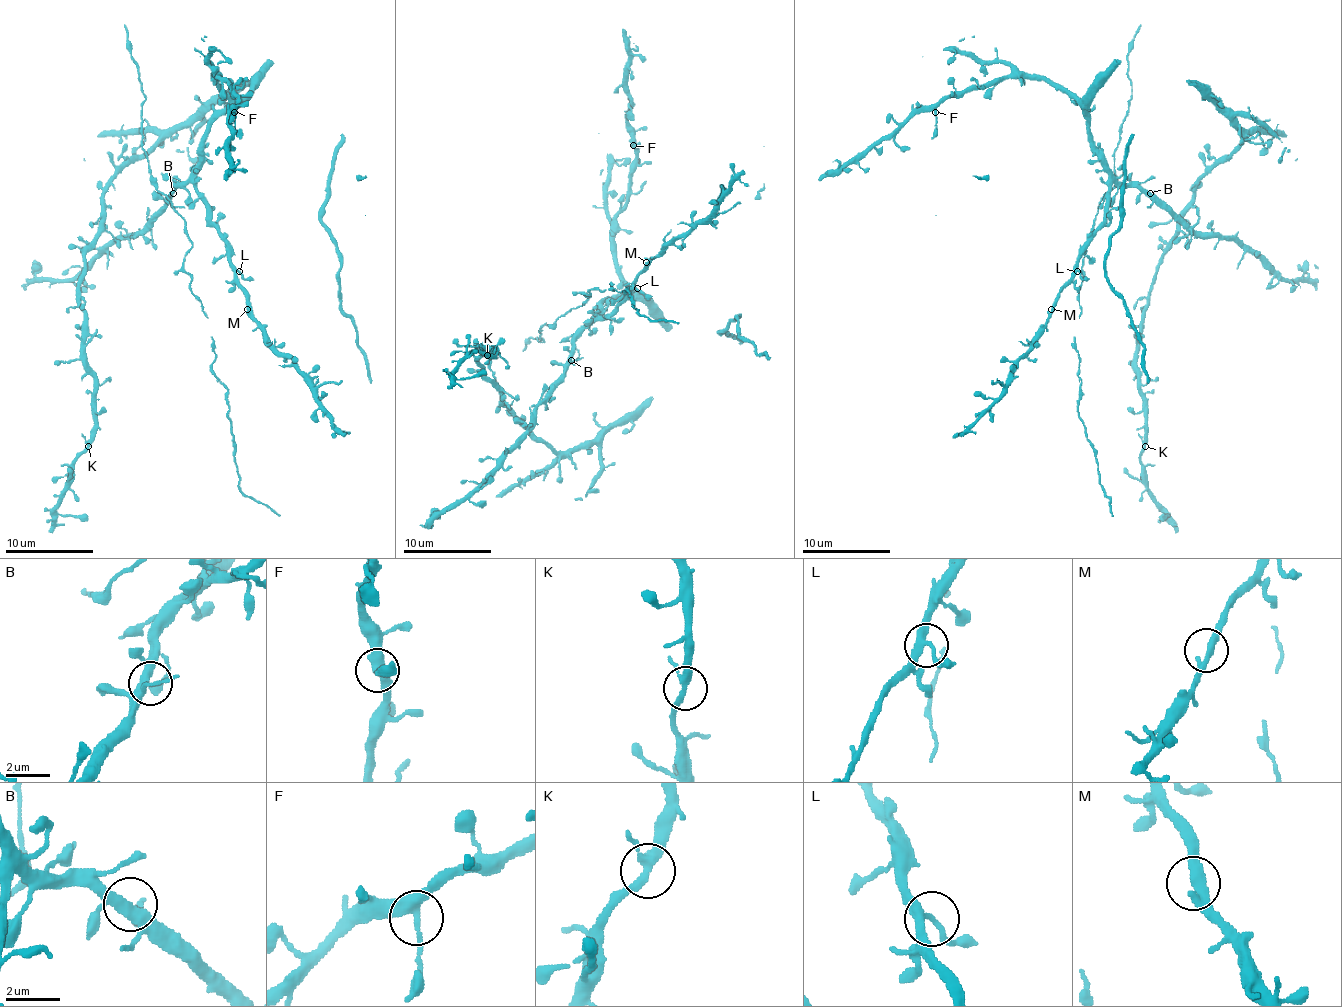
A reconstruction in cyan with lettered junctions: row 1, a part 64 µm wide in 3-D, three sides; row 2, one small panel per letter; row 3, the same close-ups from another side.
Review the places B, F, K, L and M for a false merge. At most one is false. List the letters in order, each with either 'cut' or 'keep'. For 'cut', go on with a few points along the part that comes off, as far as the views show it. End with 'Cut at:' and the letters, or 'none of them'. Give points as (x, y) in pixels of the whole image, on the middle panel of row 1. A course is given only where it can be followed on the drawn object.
B: keep
F: keep
K: keep
L: keep
M: keep
Cut at: none of them

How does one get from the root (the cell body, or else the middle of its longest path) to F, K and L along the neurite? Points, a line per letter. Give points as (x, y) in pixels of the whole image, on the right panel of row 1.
F: (1145, 195), (1112, 175), (1093, 140), (1088, 114), (1042, 79), (1001, 76), (992, 85), (952, 92), (935, 112)
K: (1145, 195), (1158, 197), (1196, 239), (1189, 243), (1180, 232), (1171, 239), (1143, 320), (1136, 376), (1145, 447)
L: (1145, 195), (1134, 186), (1121, 186), (1115, 182), (1110, 186), (1106, 221), (1084, 249), (1077, 263), (1077, 271)

